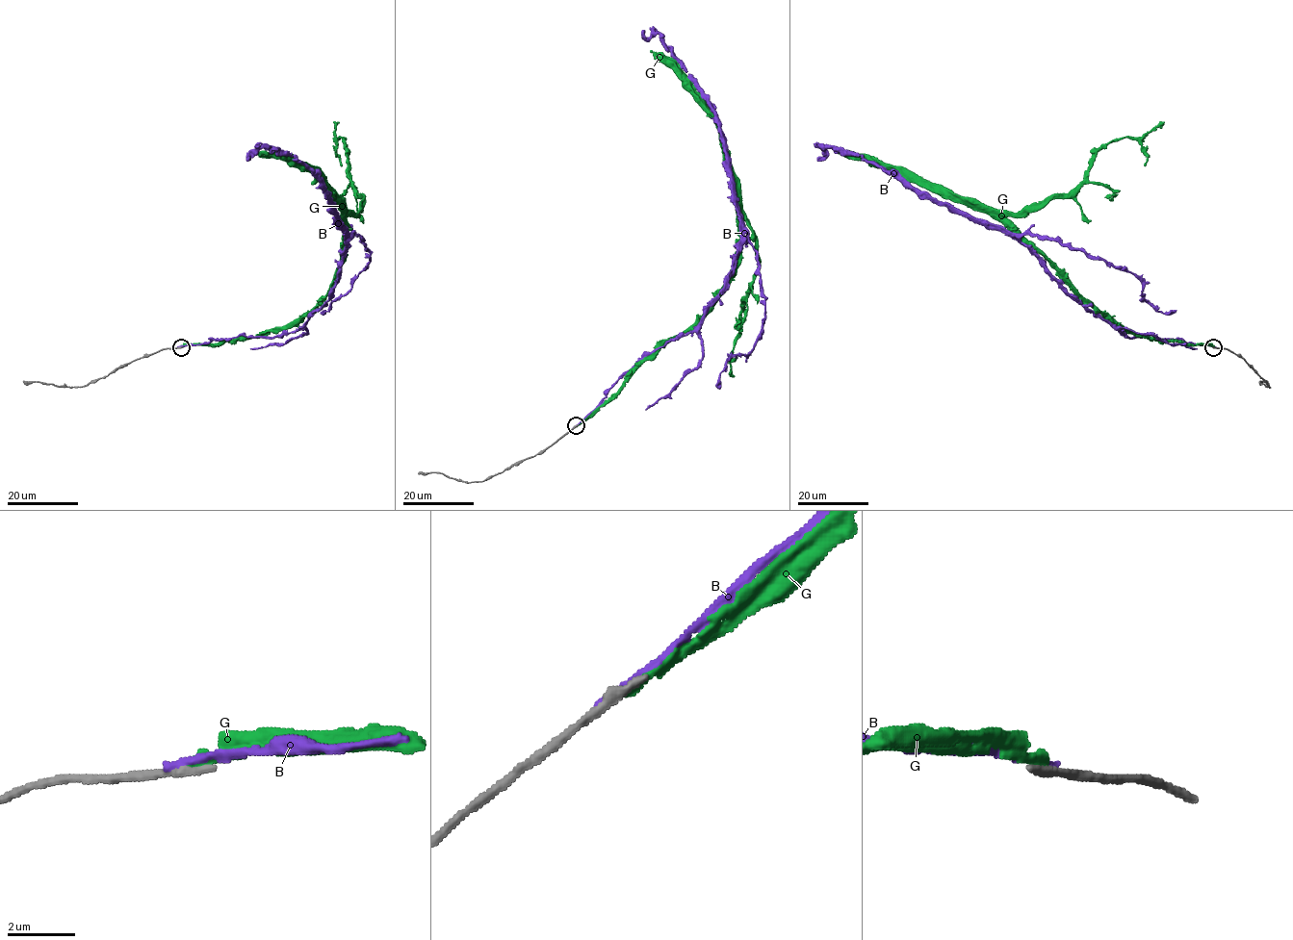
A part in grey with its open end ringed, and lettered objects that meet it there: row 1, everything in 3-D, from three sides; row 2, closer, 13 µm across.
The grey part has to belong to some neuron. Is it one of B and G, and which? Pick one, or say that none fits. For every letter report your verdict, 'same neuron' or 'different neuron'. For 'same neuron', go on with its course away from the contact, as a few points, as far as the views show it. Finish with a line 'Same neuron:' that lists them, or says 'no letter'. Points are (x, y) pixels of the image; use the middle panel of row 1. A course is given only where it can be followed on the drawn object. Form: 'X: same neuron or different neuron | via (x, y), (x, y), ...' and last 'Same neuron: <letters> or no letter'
B: different neuron
G: different neuron
Same neuron: no letter

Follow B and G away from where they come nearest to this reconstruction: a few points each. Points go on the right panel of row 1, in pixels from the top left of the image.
B: (1214, 347), (1129, 338), (1087, 311), (1016, 239), (920, 198), (861, 155), (822, 146), (826, 156), (816, 160)
G: (1213, 347), (1149, 339), (1119, 328), (995, 217), (906, 181), (897, 173), (837, 152)

